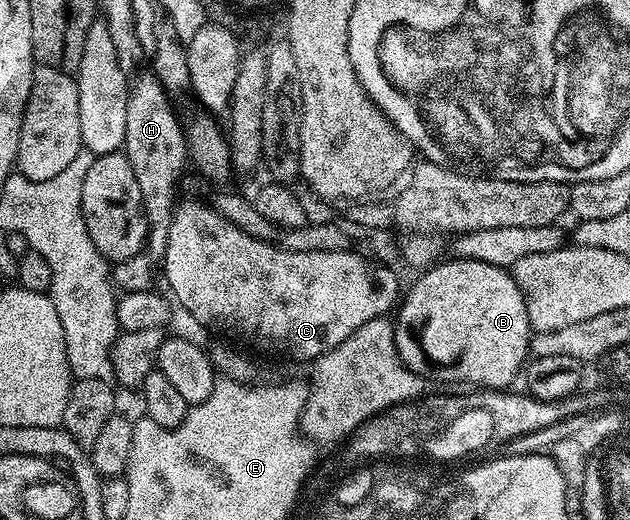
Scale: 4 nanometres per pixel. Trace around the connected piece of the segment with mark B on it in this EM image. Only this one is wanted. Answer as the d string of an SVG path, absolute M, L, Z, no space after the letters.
M450 257L447 263L439 261L419 275L422 276L411 285L407 295L405 292L397 308L398 319L393 320L400 361L427 381L471 383L474 389L509 388L509 383L527 362L532 338L528 309L513 274L505 267L488 265L484 261Z

